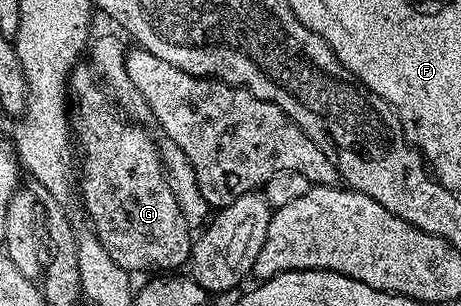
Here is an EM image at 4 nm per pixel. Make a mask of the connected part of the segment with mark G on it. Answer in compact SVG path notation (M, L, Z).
M79 62L72 69L69 83L70 127L74 139L83 147L83 178L79 180L79 192L83 194L83 208L91 219L90 227L108 251L117 266L130 274L167 274L188 263L191 258L193 228L183 216L181 206L167 179L167 169L161 148L139 124L127 124L119 108L103 93L104 85L94 67L87 62Z

